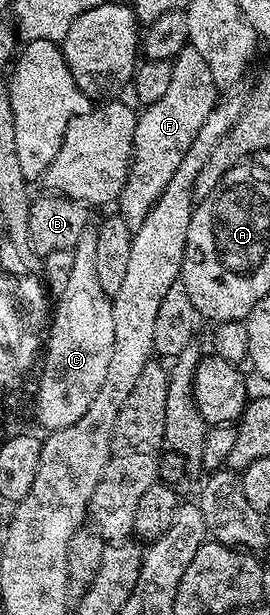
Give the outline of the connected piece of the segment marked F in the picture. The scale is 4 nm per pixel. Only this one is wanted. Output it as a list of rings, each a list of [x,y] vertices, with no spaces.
[[[189,44],[171,62],[173,77],[169,80],[169,88],[165,96],[157,100],[157,104],[146,107],[136,117],[133,132],[133,152],[129,176],[125,180],[125,188],[117,199],[118,213],[131,223],[139,226],[153,208],[153,204],[165,192],[165,184],[169,184],[173,172],[185,160],[185,152],[189,152],[189,144],[197,140],[197,132],[201,132],[201,124],[209,120],[209,112],[213,112],[216,102],[220,101],[221,91],[215,85],[213,72],[209,72],[209,64],[201,57],[201,52]]]

